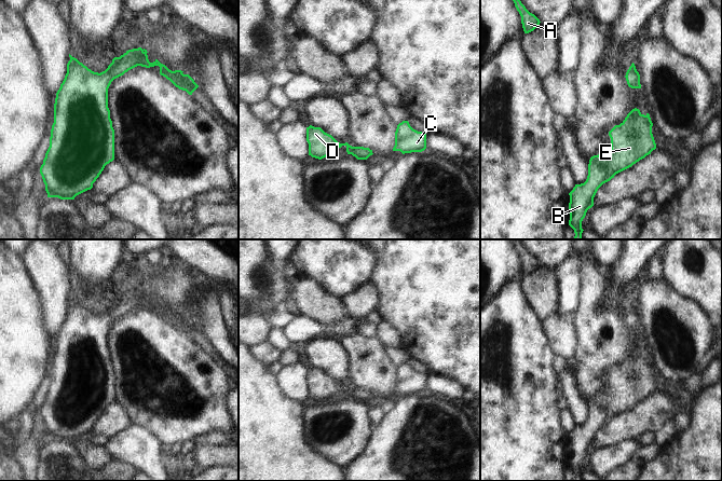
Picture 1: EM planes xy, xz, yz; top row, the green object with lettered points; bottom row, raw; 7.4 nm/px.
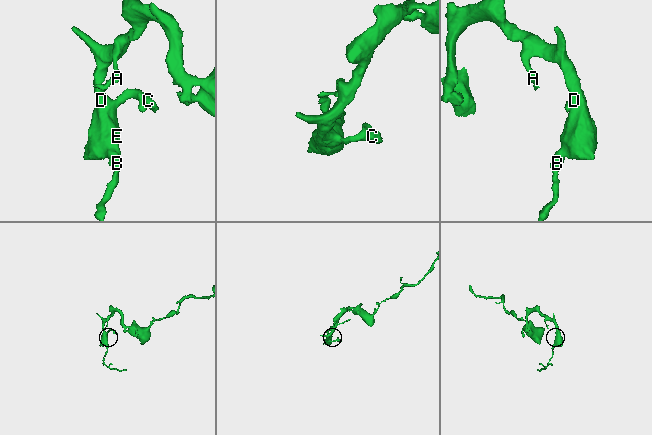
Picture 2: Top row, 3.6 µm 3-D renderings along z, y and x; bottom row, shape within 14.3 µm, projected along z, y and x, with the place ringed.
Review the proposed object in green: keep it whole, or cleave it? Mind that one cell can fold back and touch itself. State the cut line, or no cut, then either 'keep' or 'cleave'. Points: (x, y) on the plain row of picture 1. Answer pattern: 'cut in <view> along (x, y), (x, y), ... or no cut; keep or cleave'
no cut; keep

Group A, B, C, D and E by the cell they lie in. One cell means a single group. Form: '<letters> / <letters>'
A B C D E

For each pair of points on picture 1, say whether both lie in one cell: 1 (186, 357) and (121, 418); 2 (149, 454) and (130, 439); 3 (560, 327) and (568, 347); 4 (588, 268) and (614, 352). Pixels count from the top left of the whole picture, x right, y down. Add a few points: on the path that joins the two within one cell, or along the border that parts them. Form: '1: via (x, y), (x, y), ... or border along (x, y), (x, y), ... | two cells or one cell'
1: border along (114, 400), (124, 409), (132, 424) | two cells
2: via (145, 454), (134, 443) | one cell
3: via (560, 332), (563, 342) | one cell
4: via (593, 289), (593, 308), (613, 330) | one cell

